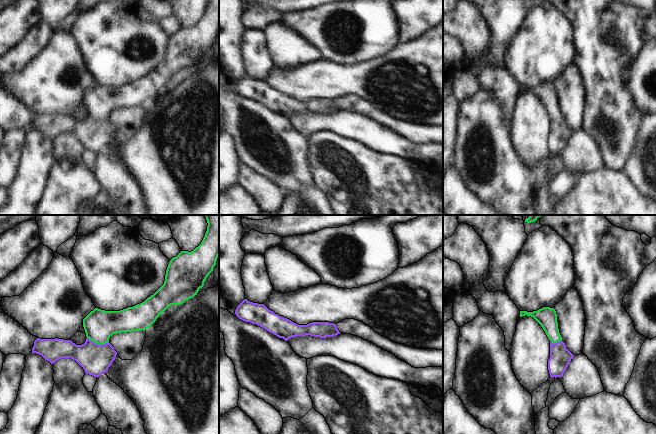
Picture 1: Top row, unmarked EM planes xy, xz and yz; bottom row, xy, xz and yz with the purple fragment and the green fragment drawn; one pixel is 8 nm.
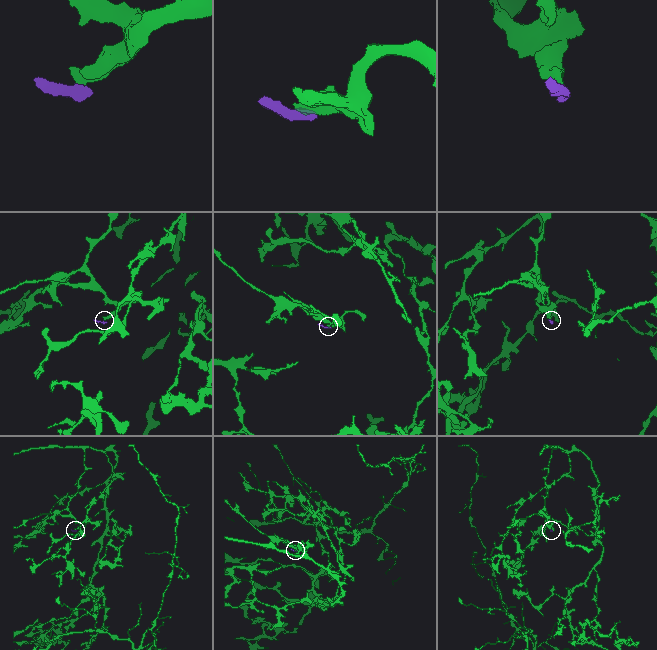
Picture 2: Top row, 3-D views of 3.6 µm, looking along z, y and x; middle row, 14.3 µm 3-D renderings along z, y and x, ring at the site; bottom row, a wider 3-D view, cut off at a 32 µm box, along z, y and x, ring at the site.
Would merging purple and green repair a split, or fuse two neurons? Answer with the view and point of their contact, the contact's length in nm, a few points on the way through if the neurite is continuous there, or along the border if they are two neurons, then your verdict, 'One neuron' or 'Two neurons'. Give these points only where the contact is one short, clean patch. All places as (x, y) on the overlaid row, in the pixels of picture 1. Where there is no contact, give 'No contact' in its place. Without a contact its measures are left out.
Touches purple at xy (98, 344). Shared border 180 nm. Path across: xy (95, 359), (98, 344), (99, 325). One neuron.

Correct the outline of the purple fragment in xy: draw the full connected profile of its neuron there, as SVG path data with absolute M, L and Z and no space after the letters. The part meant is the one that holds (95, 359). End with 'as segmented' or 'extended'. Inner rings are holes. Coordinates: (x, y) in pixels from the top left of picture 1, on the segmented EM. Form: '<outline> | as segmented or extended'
M205 215L208 226L205 236L201 244L193 251L181 251L176 257L173 257L167 267L164 284L144 302L133 307L128 307L120 311L105 311L95 308L83 319L83 327L86 333L86 341L82 345L76 345L71 340L64 339L40 339L34 341L32 353L41 355L45 360L51 364L55 363L61 358L71 358L75 360L85 371L86 374L94 377L99 377L105 373L112 362L115 360L117 352L109 343L109 338L116 333L132 332L146 330L156 321L156 319L171 305L181 305L186 300L197 295L200 288L204 286L204 282L208 275L213 271L219 256L219 215Z | extended

